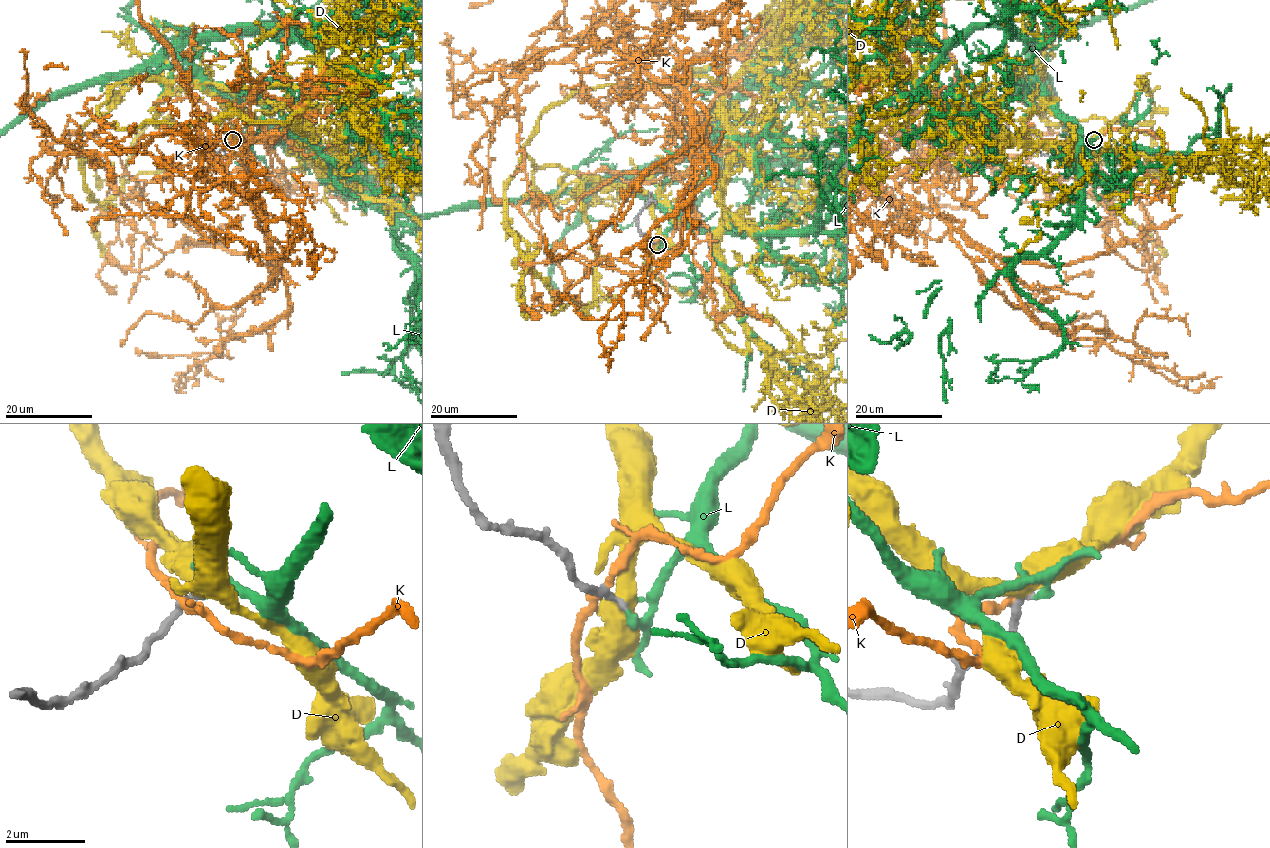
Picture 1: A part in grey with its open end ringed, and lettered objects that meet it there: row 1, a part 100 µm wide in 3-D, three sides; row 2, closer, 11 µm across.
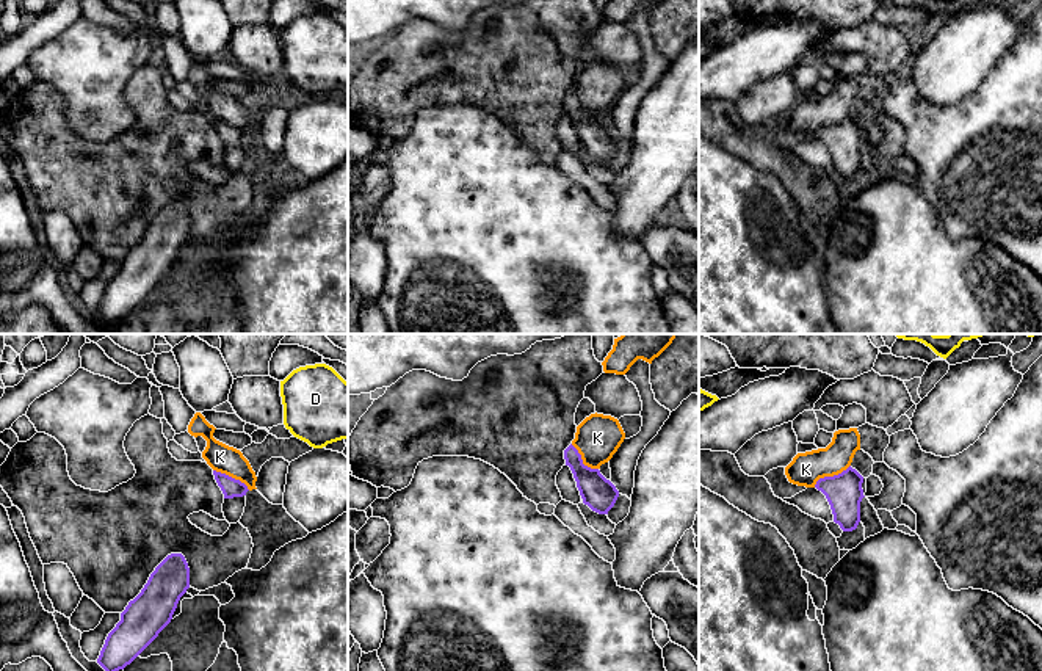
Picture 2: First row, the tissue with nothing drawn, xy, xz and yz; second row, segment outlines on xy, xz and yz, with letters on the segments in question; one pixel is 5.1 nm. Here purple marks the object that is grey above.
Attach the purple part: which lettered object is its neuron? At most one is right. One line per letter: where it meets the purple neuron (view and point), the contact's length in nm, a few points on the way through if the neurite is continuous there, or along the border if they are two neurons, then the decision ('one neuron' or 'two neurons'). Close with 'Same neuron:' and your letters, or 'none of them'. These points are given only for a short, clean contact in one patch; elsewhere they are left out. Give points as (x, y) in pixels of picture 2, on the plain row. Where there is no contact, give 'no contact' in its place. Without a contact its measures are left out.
D: no contact | two neurons
K: yz (831, 126) | 220 nm | along yz (850, 113), (837, 123), (821, 126), (814, 135) | two neurons
L: no contact | one neuron
Same neuron: L

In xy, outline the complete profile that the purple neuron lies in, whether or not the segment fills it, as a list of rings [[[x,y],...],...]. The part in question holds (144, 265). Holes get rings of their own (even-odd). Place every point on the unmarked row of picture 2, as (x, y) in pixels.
[[[168,204],[121,262],[121,270],[108,282],[97,312],[108,323],[130,314],[171,271],[188,237],[190,216],[185,205]]]

